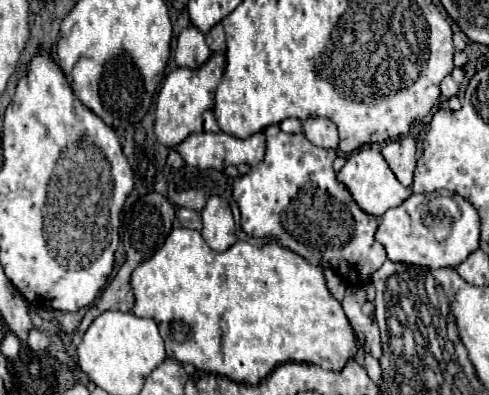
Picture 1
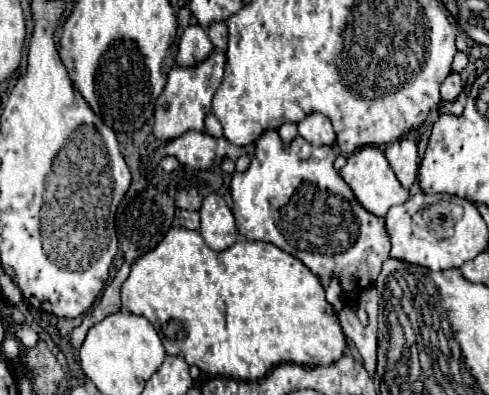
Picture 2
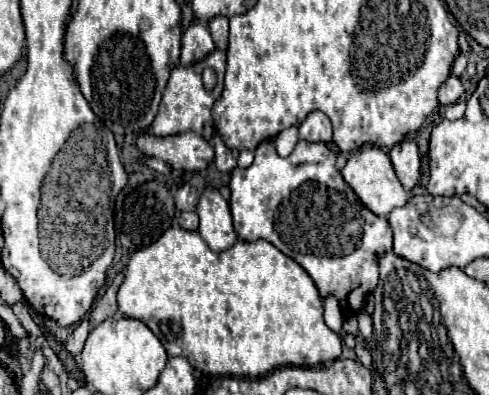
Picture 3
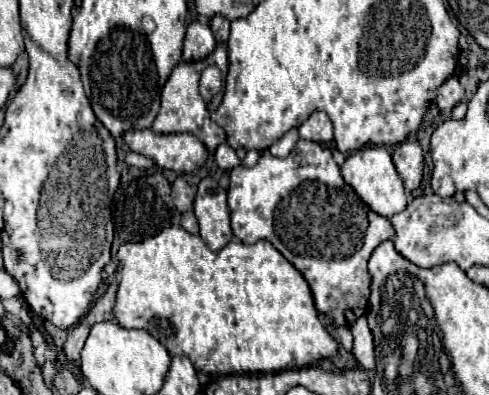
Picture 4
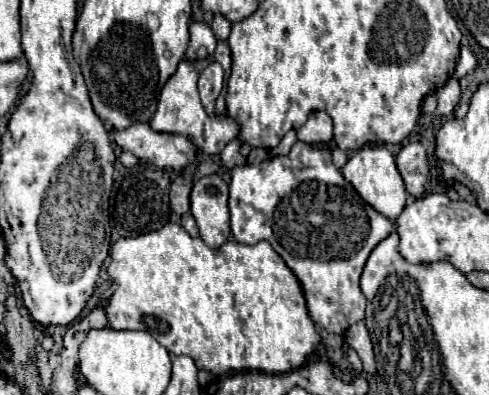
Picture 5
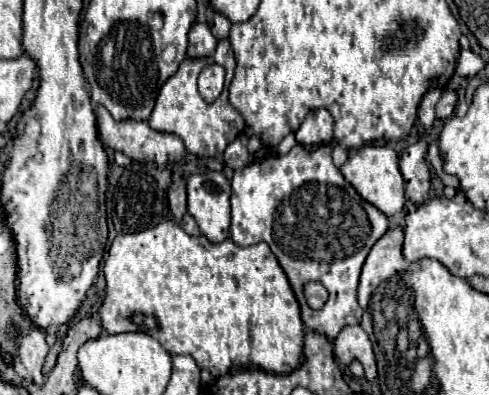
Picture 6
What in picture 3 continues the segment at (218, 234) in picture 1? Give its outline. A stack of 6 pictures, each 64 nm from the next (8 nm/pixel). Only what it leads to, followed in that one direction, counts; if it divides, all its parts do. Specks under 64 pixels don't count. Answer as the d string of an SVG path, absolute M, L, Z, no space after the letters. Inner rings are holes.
M206 186L206 190L198 200L196 212L200 216L198 232L214 252L222 252L238 240L232 228L230 206L216 188Z

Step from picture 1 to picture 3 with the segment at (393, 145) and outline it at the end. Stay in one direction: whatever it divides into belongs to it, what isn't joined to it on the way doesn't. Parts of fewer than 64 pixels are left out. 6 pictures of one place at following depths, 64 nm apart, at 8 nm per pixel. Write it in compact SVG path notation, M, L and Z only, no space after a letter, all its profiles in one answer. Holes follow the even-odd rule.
M402 140L390 150L390 160L404 190L410 192L420 182L420 152L414 140Z

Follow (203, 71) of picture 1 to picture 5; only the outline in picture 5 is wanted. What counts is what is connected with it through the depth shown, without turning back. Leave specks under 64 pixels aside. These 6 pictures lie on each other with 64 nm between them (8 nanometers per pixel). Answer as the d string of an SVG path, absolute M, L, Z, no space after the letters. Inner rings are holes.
M226 40L218 42L218 48L216 48L216 52L212 54L210 60L194 60L194 62L182 60L178 64L178 70L168 78L168 82L164 84L164 88L160 92L158 108L156 108L156 114L150 120L150 126L156 132L182 134L182 136L186 136L194 144L194 148L198 152L204 152L208 156L216 156L216 154L220 154L224 150L224 146L228 142L232 142L238 136L240 124L232 116L228 116L224 94L220 94L220 98L216 100L216 112L214 112L214 116L206 114L206 110L204 110L204 106L200 102L200 96L198 96L198 90L196 90L196 82L198 82L198 74L208 66L208 62L220 62L220 64L224 64L224 72L230 74L232 54L230 54L230 48L228 48Z

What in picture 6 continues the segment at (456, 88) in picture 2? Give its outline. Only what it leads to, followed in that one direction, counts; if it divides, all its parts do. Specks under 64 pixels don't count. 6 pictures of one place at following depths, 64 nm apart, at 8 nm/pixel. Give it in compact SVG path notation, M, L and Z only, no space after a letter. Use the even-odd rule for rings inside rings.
M444 90L442 98L436 104L436 118L442 118L442 120L450 118L454 114L454 108L456 108L456 92Z

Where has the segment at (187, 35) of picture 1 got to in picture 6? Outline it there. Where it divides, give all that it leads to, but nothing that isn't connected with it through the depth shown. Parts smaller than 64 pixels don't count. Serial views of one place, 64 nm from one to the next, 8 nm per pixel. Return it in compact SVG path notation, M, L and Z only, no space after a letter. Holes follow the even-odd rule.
M194 24L188 34L188 58L206 58L216 50L216 38L208 24Z

